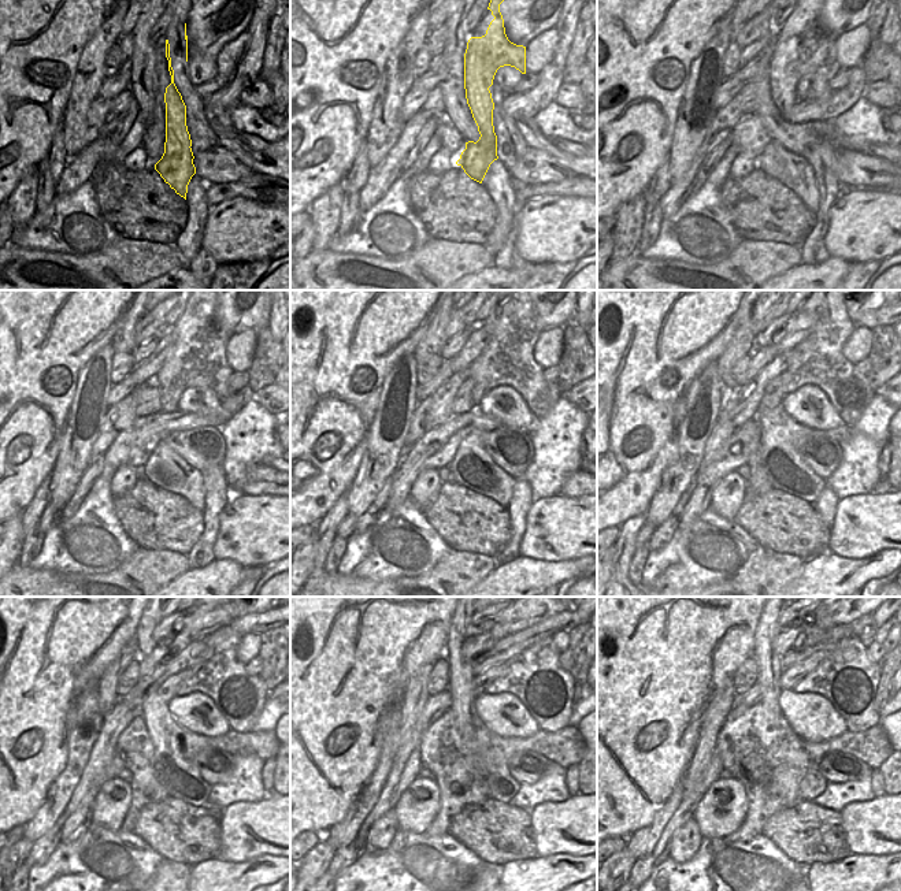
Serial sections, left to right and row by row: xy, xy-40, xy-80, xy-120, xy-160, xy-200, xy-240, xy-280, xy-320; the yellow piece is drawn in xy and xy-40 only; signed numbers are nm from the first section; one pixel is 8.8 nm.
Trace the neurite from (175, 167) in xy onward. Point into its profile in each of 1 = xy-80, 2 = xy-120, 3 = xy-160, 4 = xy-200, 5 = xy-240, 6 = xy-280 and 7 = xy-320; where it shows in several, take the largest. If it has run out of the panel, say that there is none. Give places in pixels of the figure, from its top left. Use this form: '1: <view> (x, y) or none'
1: xy-80 (809, 49)
2: xy-120 (197, 359)
3: xy-160 (507, 359)
4: xy-200 (818, 359)
5: xy-240 (240, 697)
6: xy-280 (536, 676)
7: xy-320 (848, 678)

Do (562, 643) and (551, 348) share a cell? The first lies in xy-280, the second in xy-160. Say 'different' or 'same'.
same

